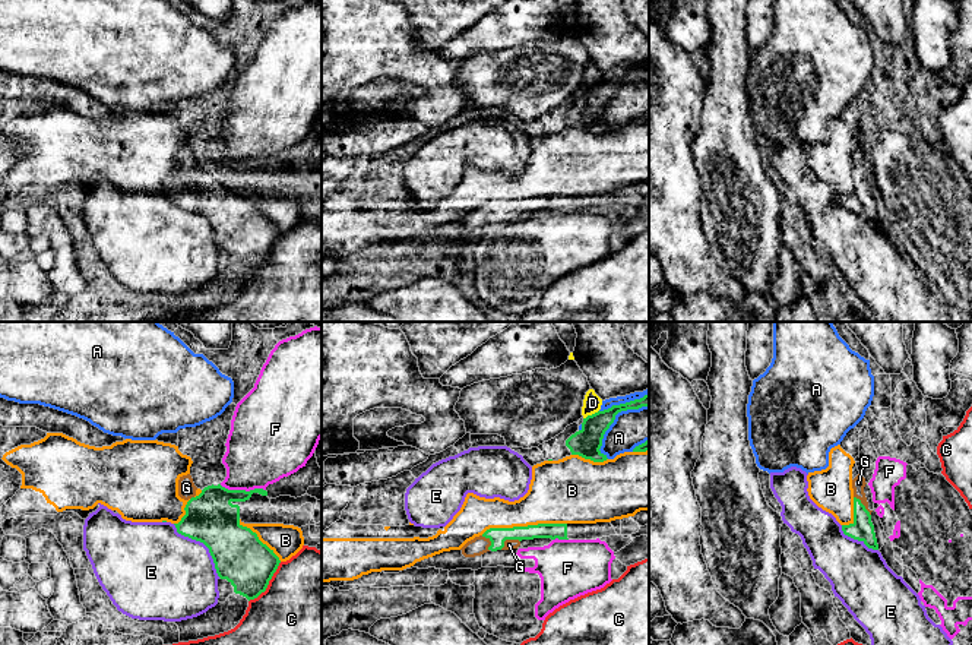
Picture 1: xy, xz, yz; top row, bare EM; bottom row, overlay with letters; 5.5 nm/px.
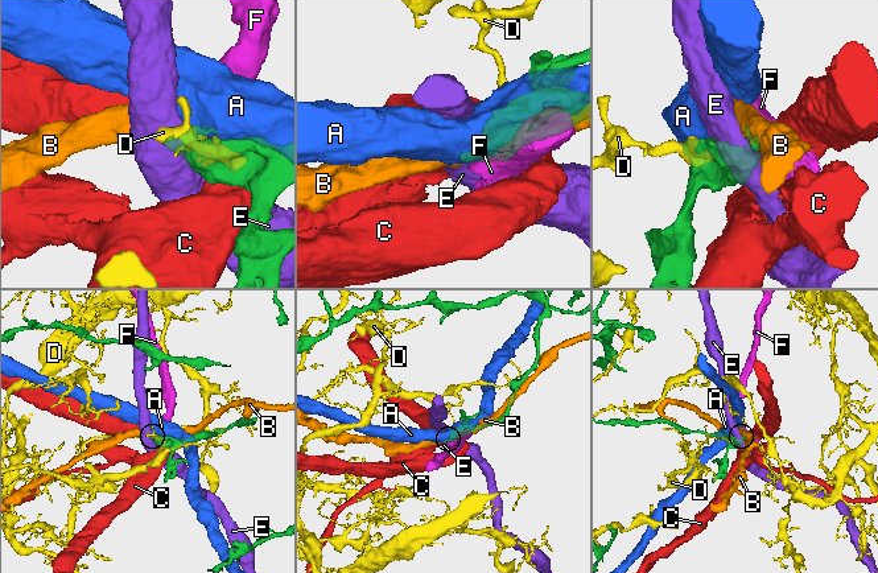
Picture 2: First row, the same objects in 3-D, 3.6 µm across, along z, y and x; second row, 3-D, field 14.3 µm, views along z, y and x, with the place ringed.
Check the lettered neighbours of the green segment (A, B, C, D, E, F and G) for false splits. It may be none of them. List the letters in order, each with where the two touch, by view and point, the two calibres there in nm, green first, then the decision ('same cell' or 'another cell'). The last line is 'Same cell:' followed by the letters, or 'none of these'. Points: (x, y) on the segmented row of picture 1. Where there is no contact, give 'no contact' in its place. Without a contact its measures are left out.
A: xz (614, 419) | 160/200 nm | another cell
B: xz (524, 527) | 100/320 nm | another cell
C: xy (268, 584) | 280/500 nm | another cell
D: xz (592, 414) | 160/100 nm | another cell
E: xy (203, 543) | 280/460 nm | another cell
F: xy (243, 490) | 280/380 nm | another cell
G: xz (507, 538) | 100/60 nm | same cell
Same cell: G

